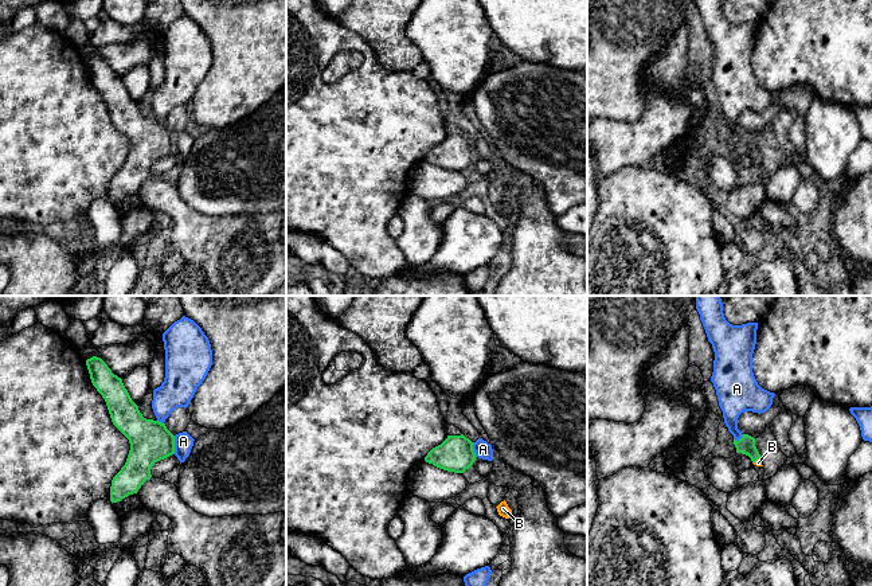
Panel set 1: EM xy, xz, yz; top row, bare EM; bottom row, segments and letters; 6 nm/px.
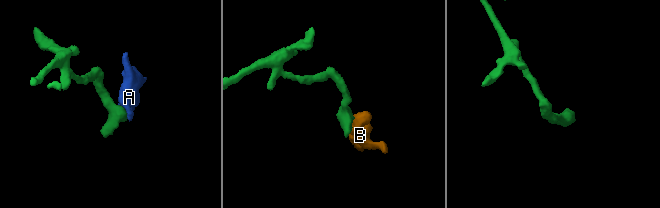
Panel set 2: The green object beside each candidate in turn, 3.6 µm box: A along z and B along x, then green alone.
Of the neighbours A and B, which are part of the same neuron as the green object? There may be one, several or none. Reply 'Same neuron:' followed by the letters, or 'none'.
Same neuron: B

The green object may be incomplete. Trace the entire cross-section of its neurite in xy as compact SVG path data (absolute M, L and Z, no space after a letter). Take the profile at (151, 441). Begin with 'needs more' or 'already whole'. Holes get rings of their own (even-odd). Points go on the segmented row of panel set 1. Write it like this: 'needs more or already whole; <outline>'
already whole; M101 358L87 359L86 366L93 386L106 402L113 425L130 444L125 465L112 480L110 501L117 503L137 493L152 477L153 464L175 453L175 435L165 423L142 417L122 379Z

